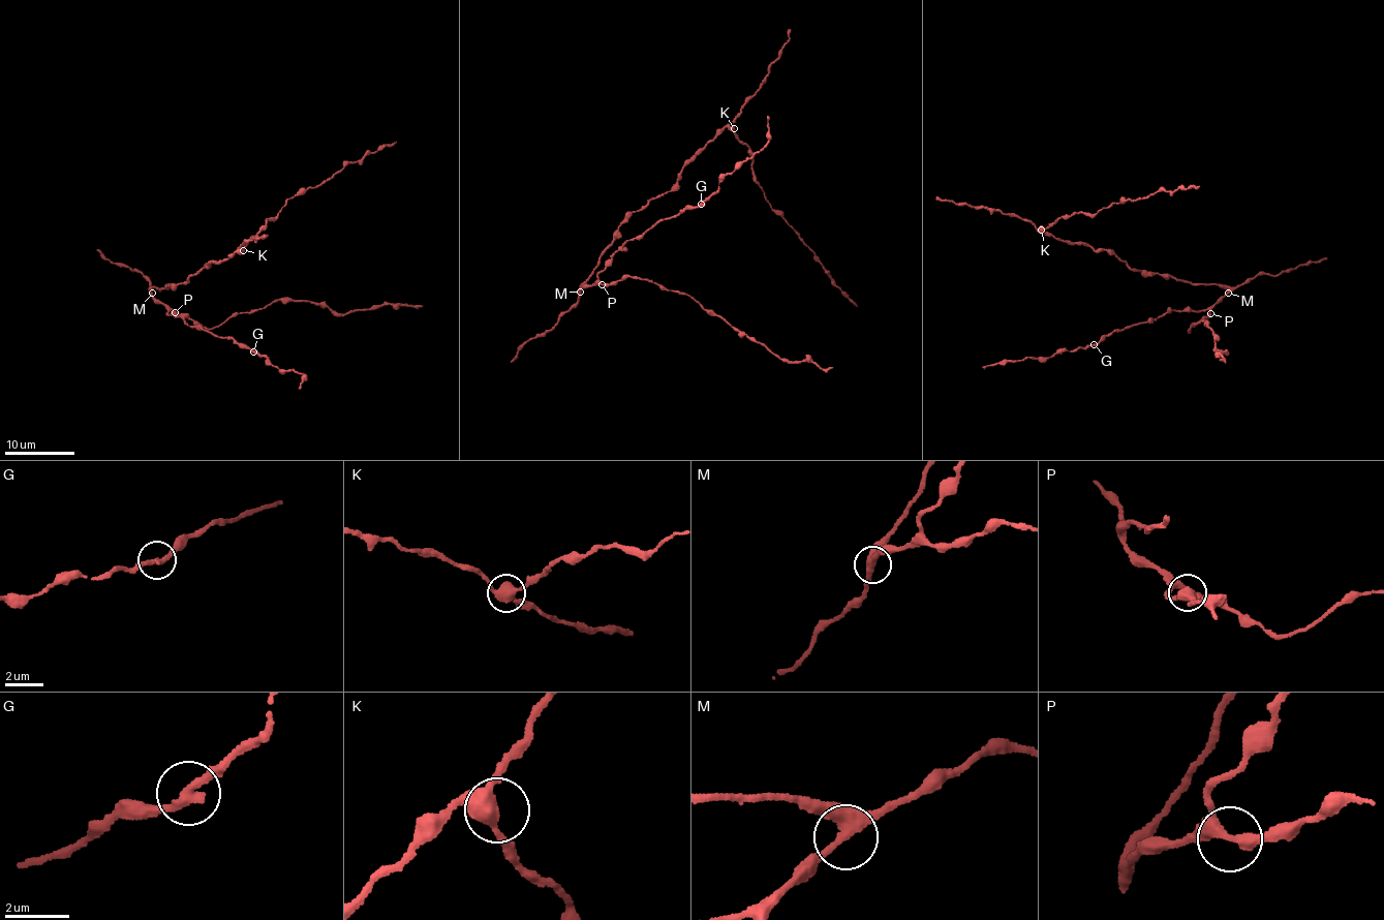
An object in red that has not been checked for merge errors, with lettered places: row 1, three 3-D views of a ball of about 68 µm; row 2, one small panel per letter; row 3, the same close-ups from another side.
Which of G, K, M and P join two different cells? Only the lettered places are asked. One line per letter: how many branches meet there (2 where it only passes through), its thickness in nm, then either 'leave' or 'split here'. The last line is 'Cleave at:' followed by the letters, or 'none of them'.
G: 2 branches meet; 280 nm thick; leave
K: 3 branches meet; 400 nm thick; leave
M: 3 branches meet; 340 nm thick; leave
P: 3 branches meet; 280 nm thick; leave
Cleave at: none of them

